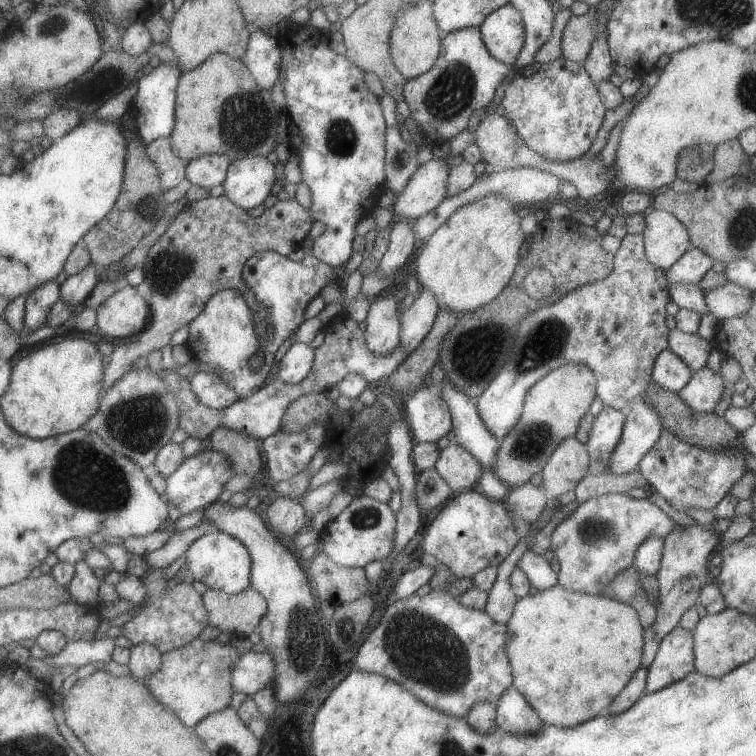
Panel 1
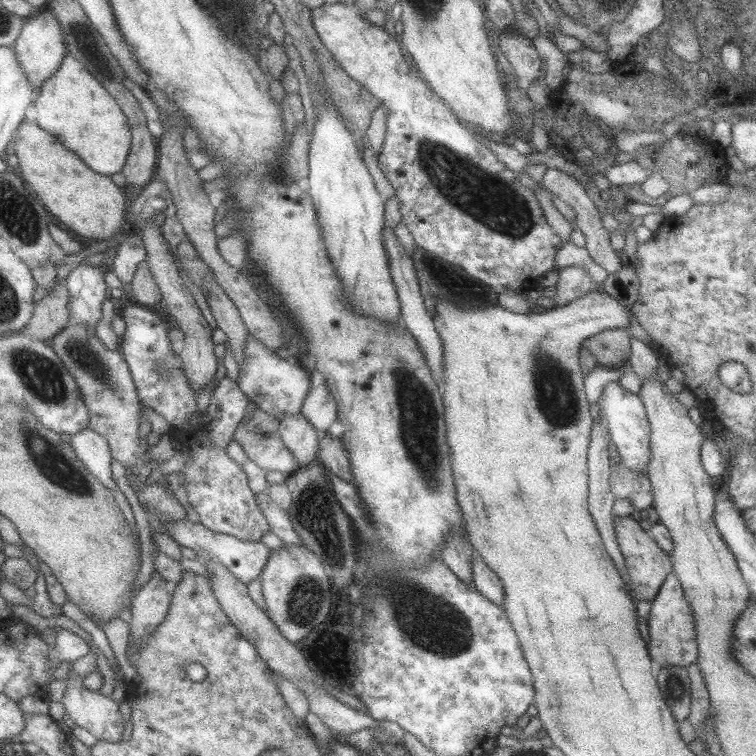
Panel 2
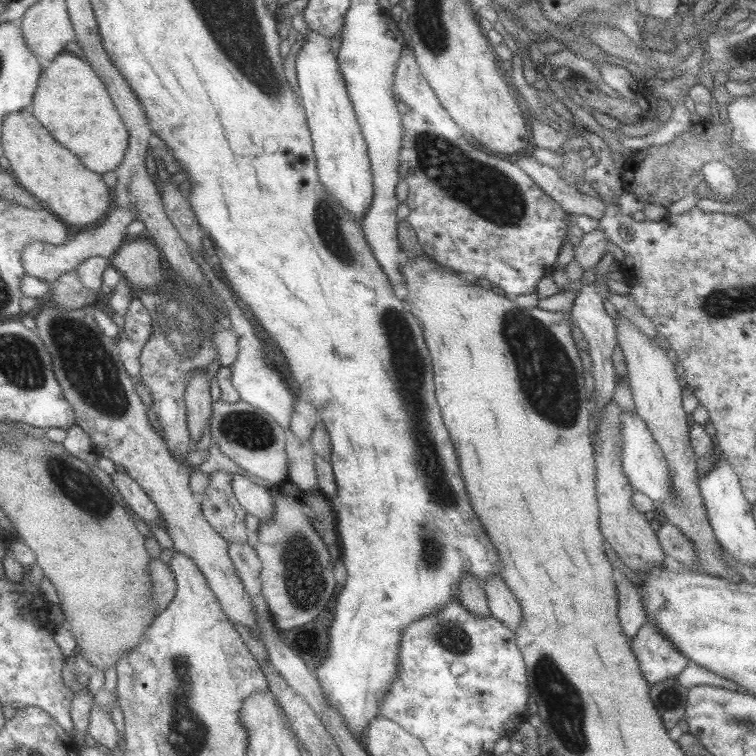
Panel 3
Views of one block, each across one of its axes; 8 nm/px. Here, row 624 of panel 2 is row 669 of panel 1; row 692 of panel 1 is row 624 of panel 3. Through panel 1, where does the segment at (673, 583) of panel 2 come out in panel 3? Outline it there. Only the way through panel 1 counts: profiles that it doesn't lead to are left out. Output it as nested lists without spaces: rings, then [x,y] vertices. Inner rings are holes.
[[[650,622],[642,624],[637,634],[630,639],[630,649],[649,687],[677,676],[690,661]]]

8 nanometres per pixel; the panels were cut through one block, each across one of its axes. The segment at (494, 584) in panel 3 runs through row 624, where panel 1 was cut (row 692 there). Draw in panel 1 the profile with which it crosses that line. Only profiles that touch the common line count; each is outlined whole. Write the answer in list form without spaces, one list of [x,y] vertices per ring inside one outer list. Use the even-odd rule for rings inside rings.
[[[509,687],[496,702],[496,726],[514,737],[534,735],[542,728],[542,720],[515,687]]]

